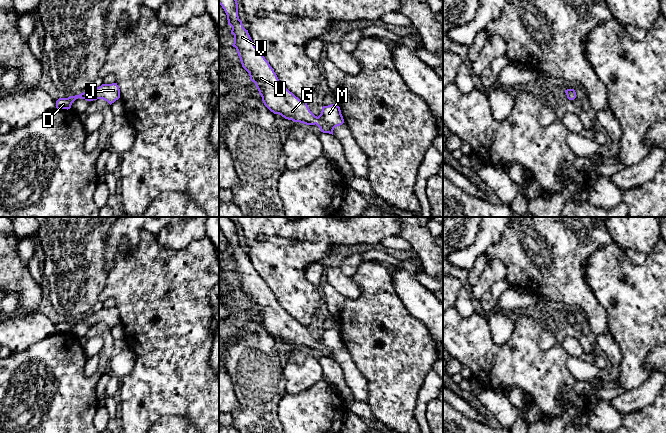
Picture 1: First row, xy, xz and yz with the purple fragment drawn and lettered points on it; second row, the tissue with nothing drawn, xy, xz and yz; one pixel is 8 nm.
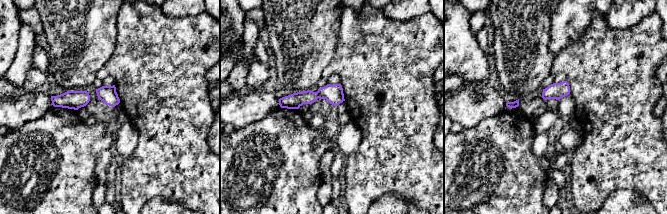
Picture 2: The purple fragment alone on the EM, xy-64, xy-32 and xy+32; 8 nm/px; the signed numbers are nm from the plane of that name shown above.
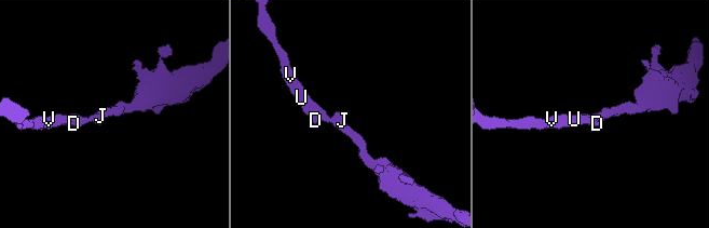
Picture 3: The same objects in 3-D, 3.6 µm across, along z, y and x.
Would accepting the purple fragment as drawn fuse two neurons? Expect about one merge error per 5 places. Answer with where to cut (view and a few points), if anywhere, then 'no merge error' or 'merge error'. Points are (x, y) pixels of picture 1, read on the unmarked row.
cut none; no merge error

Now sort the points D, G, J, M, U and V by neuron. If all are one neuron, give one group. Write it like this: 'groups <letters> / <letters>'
groups D G J M U V

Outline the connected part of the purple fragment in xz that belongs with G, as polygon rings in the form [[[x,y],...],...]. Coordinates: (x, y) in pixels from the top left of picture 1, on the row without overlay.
[[[219,217],[219,228],[227,239],[228,249],[232,251],[232,270],[236,272],[250,304],[255,307],[264,329],[285,343],[306,349],[316,348],[321,356],[333,359],[334,352],[344,347],[340,331],[335,328],[323,330],[321,338],[315,340],[306,325],[300,324],[279,305],[269,286],[255,271],[248,254],[239,243],[238,227],[234,220],[230,217]]]

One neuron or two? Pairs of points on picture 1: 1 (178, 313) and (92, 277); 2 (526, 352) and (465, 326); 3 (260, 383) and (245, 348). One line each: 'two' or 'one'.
1: two
2: one
3: one

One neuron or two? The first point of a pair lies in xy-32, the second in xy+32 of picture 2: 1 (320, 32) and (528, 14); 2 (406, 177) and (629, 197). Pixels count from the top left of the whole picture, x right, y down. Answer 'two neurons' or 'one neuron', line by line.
1: one neuron
2: two neurons

